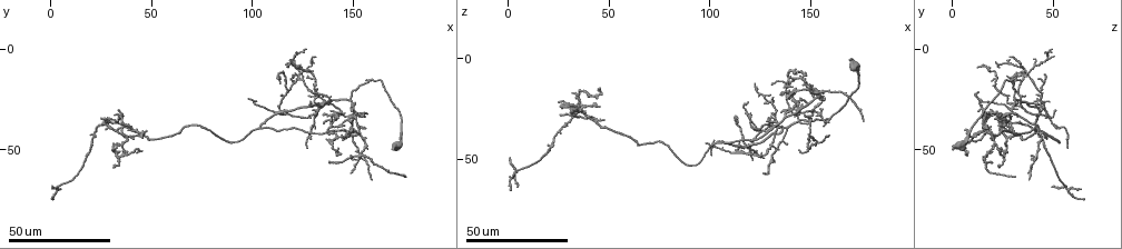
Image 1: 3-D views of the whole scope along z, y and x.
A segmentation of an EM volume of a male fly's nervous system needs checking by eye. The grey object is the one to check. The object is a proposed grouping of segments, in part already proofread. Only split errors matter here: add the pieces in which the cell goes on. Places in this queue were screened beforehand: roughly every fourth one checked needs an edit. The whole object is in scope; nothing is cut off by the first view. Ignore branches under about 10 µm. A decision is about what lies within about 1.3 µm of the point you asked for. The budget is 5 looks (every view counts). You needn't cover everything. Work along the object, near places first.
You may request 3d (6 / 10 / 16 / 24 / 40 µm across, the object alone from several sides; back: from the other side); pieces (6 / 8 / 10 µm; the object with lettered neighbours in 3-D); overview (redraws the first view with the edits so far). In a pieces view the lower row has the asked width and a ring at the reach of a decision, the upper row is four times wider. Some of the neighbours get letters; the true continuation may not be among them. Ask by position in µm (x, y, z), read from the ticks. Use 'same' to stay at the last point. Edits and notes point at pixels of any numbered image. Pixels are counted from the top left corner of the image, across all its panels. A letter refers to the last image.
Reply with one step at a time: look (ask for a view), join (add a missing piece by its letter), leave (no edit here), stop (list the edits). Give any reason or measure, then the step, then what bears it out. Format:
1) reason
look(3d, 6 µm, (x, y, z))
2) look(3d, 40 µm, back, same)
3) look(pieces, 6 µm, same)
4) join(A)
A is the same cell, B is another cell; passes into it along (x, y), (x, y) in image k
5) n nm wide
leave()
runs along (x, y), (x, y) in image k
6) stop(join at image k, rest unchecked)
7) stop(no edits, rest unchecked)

thin end
look(3d, 24 µm, (176, 63, 31))

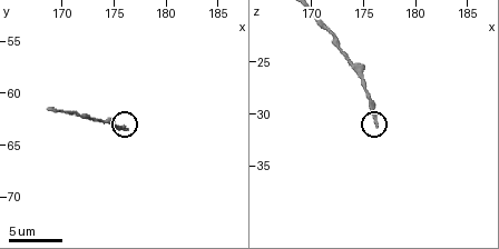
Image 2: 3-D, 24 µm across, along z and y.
see the neighbours
look(pieces, 6 µm, same)

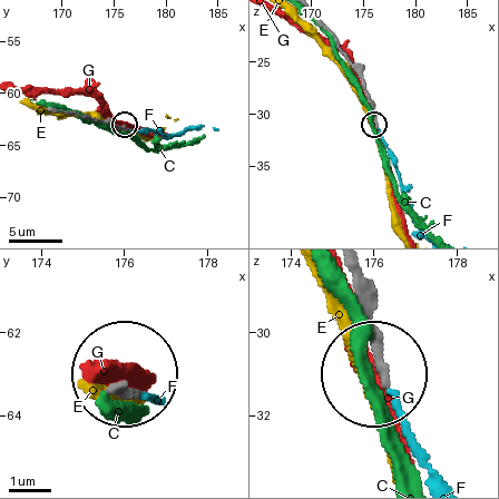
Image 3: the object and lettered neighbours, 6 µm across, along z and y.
join(F)
F is the same cell, C, E and G are other cells; the cell continues

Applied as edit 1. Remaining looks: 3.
free end
look(3d, 24 µm, (145, 46, 19))

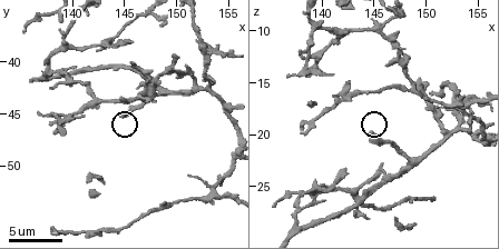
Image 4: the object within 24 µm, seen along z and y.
look(pieces, 8 µm, (144.8, 45.4, 20.0))

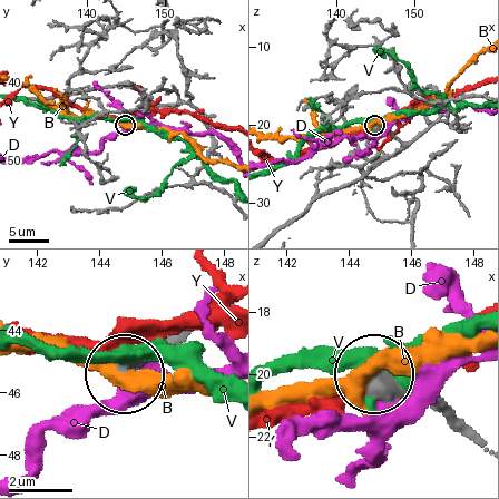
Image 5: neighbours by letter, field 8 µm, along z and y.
leave()
B, D, V and Y are other cells; none of them fits

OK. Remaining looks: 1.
stop(join at image 3, rest unchecked)

